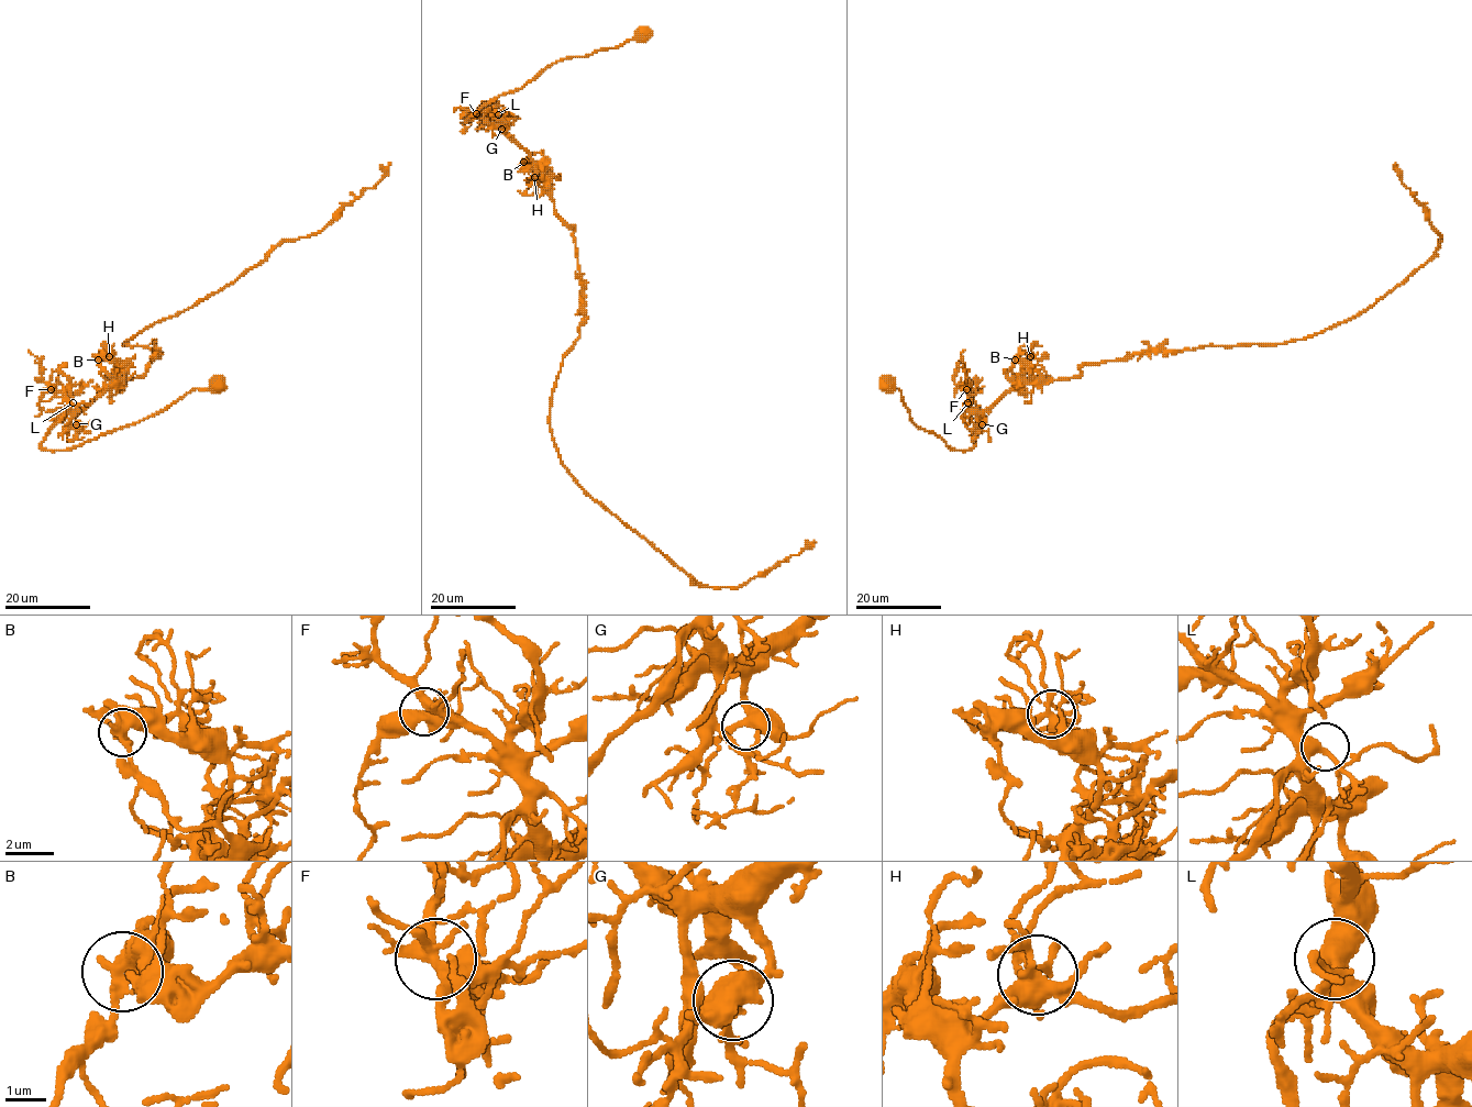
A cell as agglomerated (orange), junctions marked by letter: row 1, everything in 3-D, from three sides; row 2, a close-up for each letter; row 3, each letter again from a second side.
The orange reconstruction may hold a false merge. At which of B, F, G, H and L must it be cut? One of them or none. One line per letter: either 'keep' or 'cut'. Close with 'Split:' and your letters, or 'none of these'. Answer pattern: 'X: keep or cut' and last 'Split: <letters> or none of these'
B: cut
F: keep
G: keep
H: keep
L: keep
Split: B

